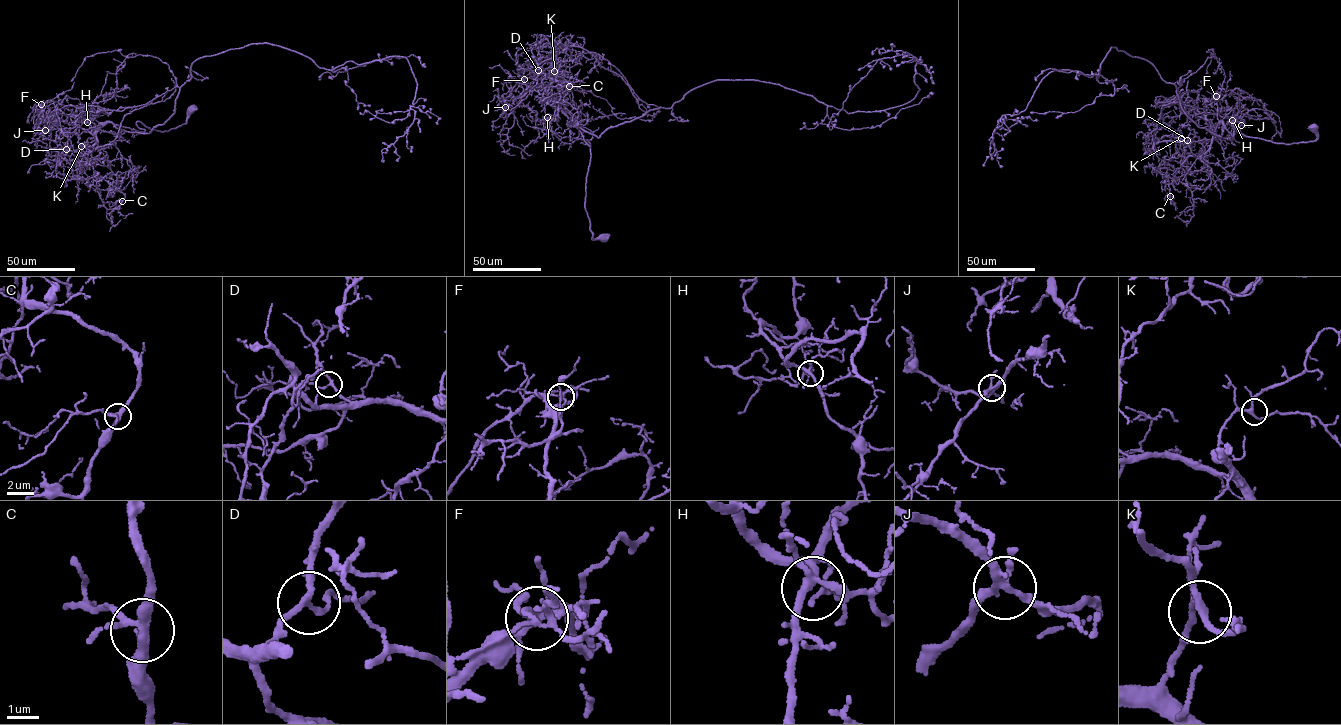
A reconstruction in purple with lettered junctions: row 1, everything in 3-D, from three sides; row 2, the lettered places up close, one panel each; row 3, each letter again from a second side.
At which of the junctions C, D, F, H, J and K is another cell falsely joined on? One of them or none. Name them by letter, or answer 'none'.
F

